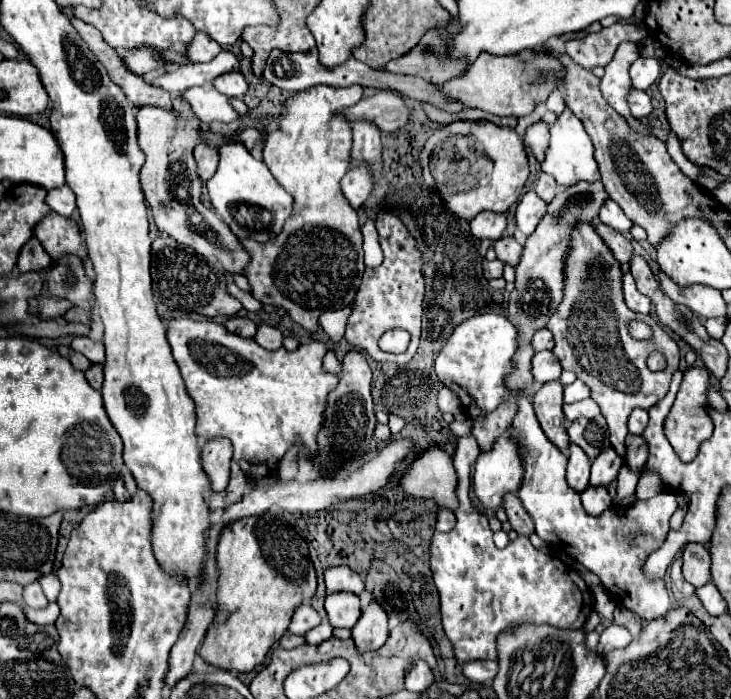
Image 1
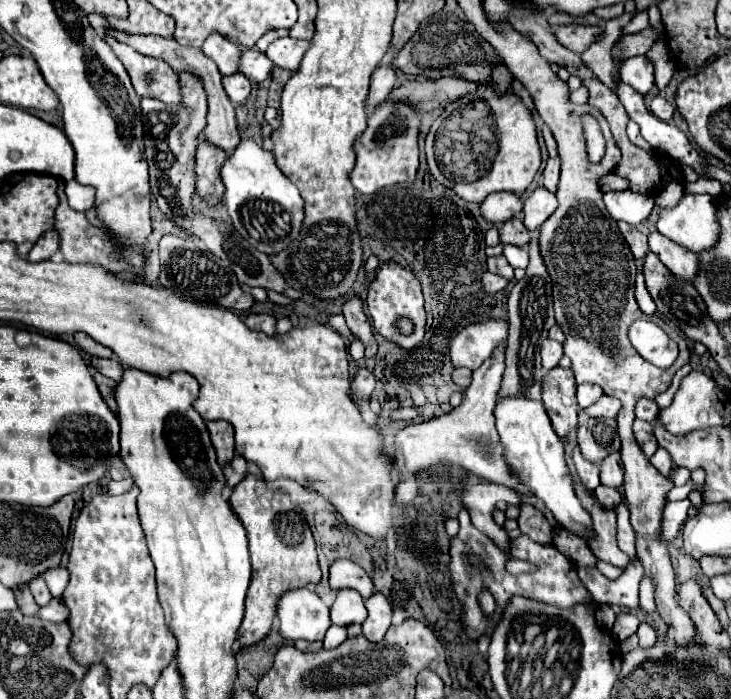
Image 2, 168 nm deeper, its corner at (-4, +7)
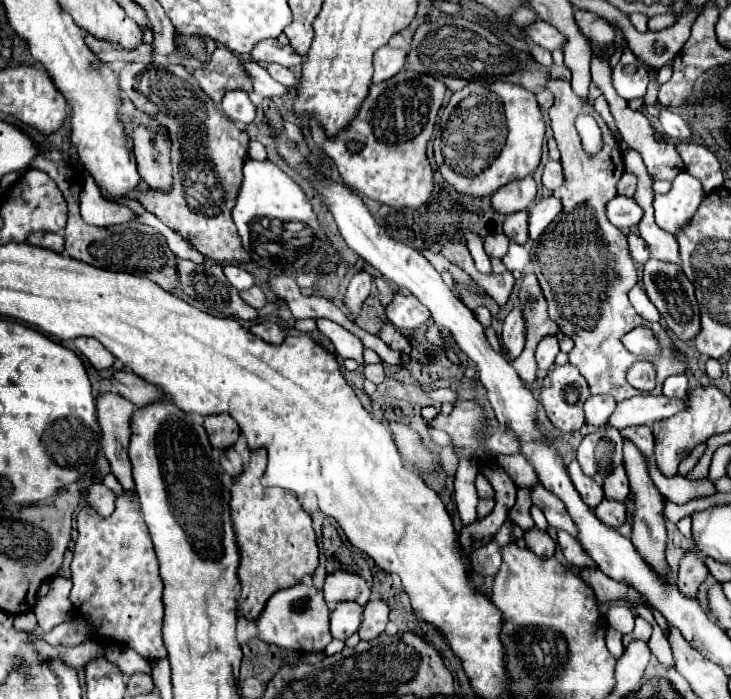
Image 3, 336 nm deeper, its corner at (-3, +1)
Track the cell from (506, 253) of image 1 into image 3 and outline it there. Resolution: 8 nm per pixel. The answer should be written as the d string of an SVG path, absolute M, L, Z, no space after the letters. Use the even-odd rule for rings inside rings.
M514 212L508 214L504 220L504 234L516 242L516 244L526 244L528 240L528 212Z

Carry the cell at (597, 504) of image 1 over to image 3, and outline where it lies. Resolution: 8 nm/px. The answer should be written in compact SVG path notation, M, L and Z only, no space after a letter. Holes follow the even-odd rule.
M602 500L598 508L594 508L594 514L600 522L604 522L610 528L618 528L626 522L626 506L622 502L614 500Z

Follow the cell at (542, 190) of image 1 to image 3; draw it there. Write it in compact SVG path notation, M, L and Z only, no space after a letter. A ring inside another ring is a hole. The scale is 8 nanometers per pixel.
M550 160L544 168L544 174L542 174L542 184L548 188L548 190L556 190L564 180L564 174L562 174L562 166L560 162L554 162Z

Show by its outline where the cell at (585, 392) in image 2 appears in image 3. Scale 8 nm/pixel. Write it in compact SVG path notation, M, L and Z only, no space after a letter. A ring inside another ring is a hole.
M592 396L592 398L586 400L586 406L584 406L586 422L596 426L596 428L604 428L614 410L616 410L616 400L614 398L610 398L610 396Z

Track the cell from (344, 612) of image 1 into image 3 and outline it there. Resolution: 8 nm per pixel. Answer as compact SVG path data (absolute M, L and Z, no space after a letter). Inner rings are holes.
M340 602L330 616L332 636L338 640L346 640L348 636L352 636L360 628L362 610L364 608L356 602Z

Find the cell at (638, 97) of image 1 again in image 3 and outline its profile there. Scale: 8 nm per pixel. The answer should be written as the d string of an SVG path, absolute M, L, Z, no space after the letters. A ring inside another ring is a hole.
M660 108L660 124L672 140L690 142L690 138L692 138L690 126L678 114L674 114L670 108Z

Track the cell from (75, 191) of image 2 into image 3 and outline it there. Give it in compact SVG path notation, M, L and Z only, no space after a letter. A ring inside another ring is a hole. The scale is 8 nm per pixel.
M88 176L84 182L84 190L80 194L80 214L88 224L94 226L112 226L136 220L138 214L130 210L126 204L118 204L102 198L98 186Z

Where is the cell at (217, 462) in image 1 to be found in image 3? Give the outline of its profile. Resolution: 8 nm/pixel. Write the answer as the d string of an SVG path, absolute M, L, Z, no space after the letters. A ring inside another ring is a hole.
M212 414L204 418L204 428L208 432L210 444L214 448L228 448L240 436L240 428L230 414Z

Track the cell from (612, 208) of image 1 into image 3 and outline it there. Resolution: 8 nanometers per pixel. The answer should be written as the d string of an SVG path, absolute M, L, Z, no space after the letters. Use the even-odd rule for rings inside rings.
M616 196L614 200L608 202L606 208L608 208L608 220L622 230L636 226L642 218L642 208L636 204L634 198Z

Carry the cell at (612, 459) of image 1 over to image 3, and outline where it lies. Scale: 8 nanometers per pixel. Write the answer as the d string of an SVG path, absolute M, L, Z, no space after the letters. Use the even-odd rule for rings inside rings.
M618 466L618 470L614 470L604 480L604 498L624 502L628 498L628 494L630 494L630 486L628 486L628 478L626 478L626 470L624 470L624 466Z

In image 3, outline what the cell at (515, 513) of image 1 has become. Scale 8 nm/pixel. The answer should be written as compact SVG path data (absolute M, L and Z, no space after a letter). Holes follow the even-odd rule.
M532 528L524 534L524 540L526 540L528 550L532 550L538 558L552 558L554 556L556 542L546 532L542 532L538 528Z

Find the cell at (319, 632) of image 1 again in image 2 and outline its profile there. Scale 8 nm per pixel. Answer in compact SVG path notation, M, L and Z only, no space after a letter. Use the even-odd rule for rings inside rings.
M331 626L323 638L325 648L335 648L335 644L341 644L347 638L347 628L343 626Z

